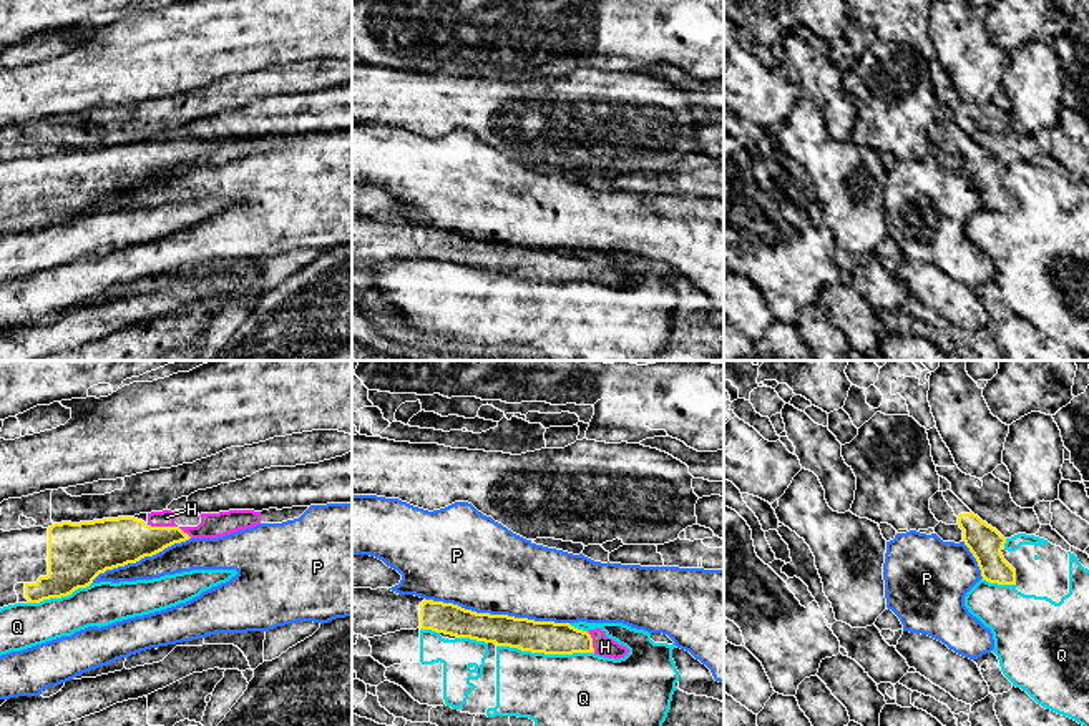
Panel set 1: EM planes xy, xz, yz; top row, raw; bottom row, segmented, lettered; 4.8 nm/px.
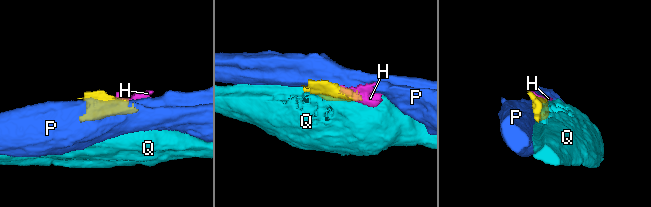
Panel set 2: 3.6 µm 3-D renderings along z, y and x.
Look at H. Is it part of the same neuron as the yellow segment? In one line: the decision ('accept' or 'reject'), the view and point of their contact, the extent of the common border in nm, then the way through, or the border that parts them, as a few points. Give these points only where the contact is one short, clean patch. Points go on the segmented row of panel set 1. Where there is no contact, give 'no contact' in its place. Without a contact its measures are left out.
accept; contact xy (170, 527); length 220 nm

